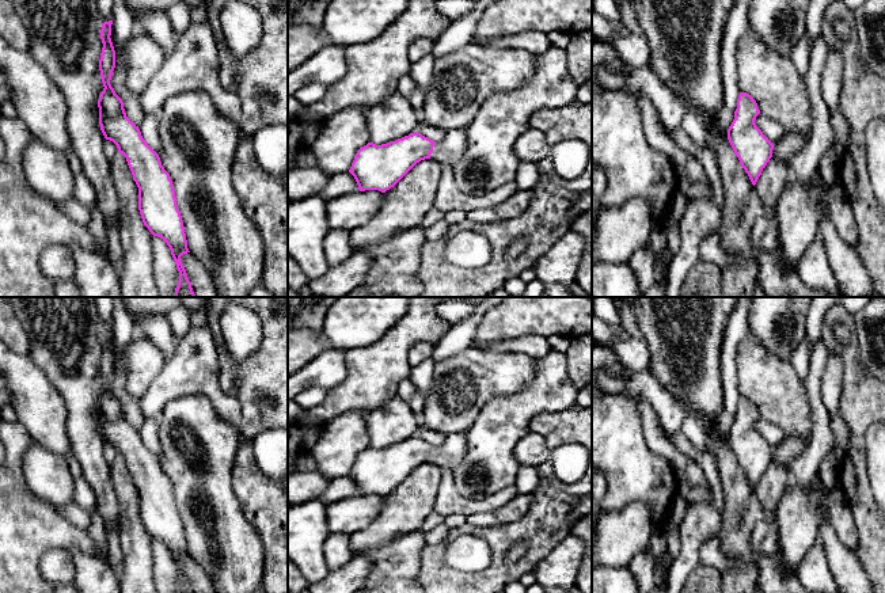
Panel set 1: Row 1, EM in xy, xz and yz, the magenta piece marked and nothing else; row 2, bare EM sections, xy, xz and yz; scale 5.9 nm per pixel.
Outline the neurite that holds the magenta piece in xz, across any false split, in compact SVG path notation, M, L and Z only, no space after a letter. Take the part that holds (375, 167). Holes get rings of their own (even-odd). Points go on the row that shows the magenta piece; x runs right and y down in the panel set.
M464 128L445 132L445 137L438 142L414 132L387 144L368 142L361 147L349 172L354 176L360 191L385 193L421 160L433 159L453 170L467 145L468 136Z

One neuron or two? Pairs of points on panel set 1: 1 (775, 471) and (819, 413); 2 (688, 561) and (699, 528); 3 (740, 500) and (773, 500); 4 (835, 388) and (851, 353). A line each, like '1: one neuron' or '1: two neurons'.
1: two neurons
2: one neuron
3: two neurons
4: two neurons

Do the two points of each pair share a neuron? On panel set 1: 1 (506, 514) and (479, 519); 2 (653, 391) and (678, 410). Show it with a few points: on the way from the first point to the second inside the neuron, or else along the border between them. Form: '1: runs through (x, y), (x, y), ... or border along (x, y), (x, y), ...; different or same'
1: runs through (500, 516), (486, 519); same
2: runs through (658, 396), (672, 410); same

